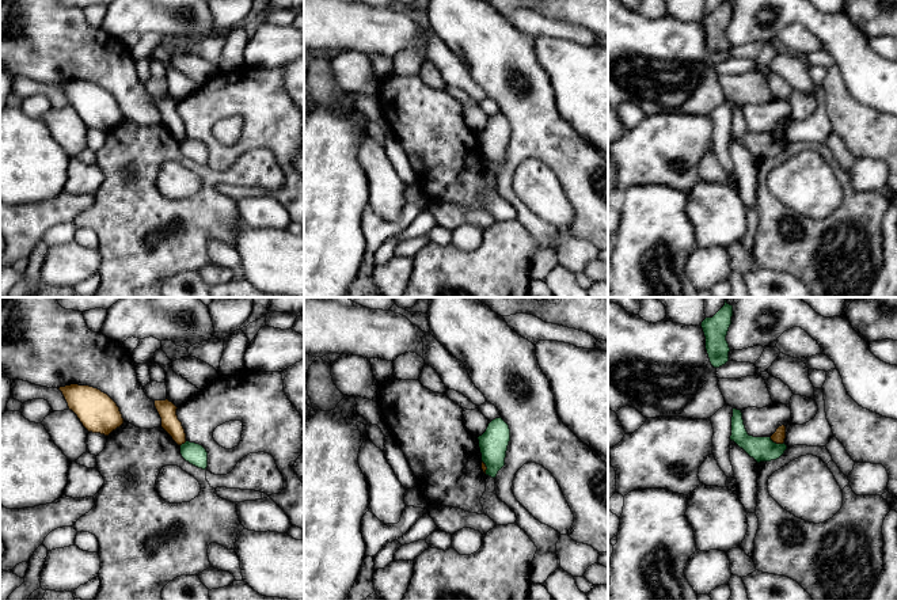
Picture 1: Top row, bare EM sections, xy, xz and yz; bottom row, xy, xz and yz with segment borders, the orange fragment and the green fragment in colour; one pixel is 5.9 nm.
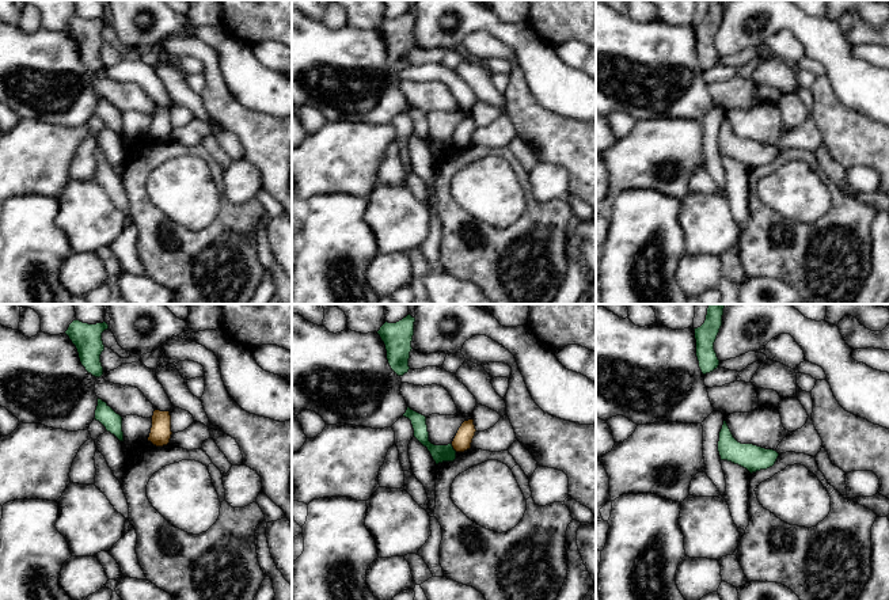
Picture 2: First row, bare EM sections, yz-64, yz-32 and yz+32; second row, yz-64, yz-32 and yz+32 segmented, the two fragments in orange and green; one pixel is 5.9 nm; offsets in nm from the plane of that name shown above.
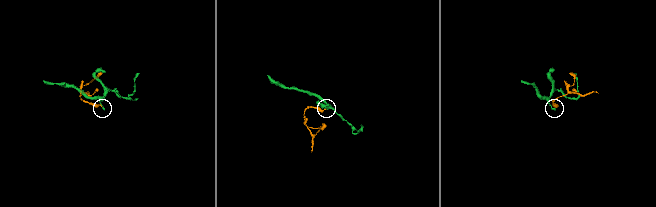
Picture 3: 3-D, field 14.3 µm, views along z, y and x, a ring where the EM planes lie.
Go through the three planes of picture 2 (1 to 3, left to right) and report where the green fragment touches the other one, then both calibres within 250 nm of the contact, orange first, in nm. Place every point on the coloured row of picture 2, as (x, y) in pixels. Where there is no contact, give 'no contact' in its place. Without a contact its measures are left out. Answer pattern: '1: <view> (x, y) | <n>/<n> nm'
1: no contact
2: yz-32 (454, 448) | 110/100 nm
3: no contact

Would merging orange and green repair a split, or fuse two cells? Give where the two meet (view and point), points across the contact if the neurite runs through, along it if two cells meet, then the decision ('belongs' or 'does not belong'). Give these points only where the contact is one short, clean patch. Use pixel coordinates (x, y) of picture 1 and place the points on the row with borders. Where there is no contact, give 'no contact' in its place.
contact yz (776, 443); border yz (770, 437), (776, 443), (783, 443); does not belong

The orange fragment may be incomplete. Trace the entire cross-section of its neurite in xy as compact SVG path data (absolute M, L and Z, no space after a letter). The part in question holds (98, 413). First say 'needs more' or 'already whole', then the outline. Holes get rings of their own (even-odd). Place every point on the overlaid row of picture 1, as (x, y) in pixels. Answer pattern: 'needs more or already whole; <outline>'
already whole; M79 384L58 390L62 392L69 410L77 415L88 432L109 436L123 424L117 403L100 390Z

